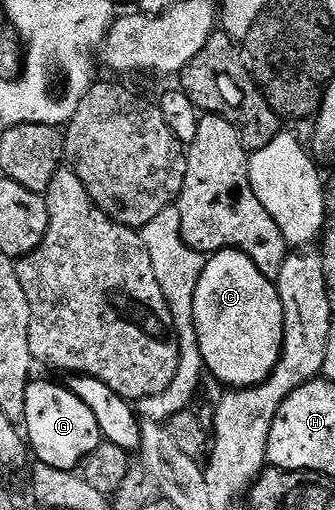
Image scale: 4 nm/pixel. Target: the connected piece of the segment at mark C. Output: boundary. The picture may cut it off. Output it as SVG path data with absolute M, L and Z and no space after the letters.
M227 248L213 253L207 259L204 270L200 274L200 282L194 295L194 319L192 331L198 339L198 349L202 355L205 371L210 372L226 384L227 389L250 388L254 384L262 384L270 377L276 362L282 357L282 335L284 335L284 306L280 302L280 294L275 281L269 280L248 258L237 248Z

